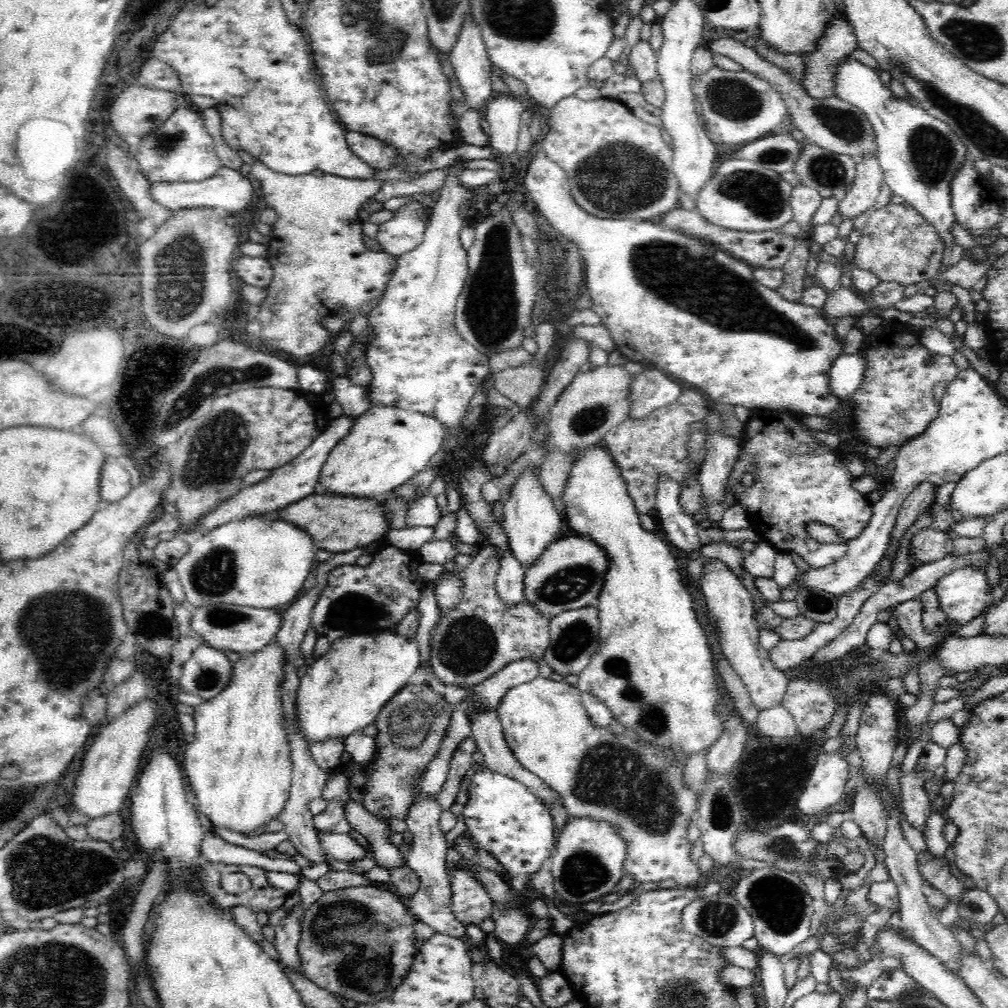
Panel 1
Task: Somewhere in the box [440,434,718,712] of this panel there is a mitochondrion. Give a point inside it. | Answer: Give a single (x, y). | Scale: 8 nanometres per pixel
(570, 583)

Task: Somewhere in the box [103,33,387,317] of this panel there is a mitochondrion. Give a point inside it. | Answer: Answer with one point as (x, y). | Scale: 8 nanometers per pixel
(165, 141)

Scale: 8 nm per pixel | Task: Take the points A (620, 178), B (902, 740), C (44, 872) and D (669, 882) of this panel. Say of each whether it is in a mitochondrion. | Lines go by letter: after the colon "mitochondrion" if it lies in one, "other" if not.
A: mitochondrion
B: other
C: mitochondrion
D: other

